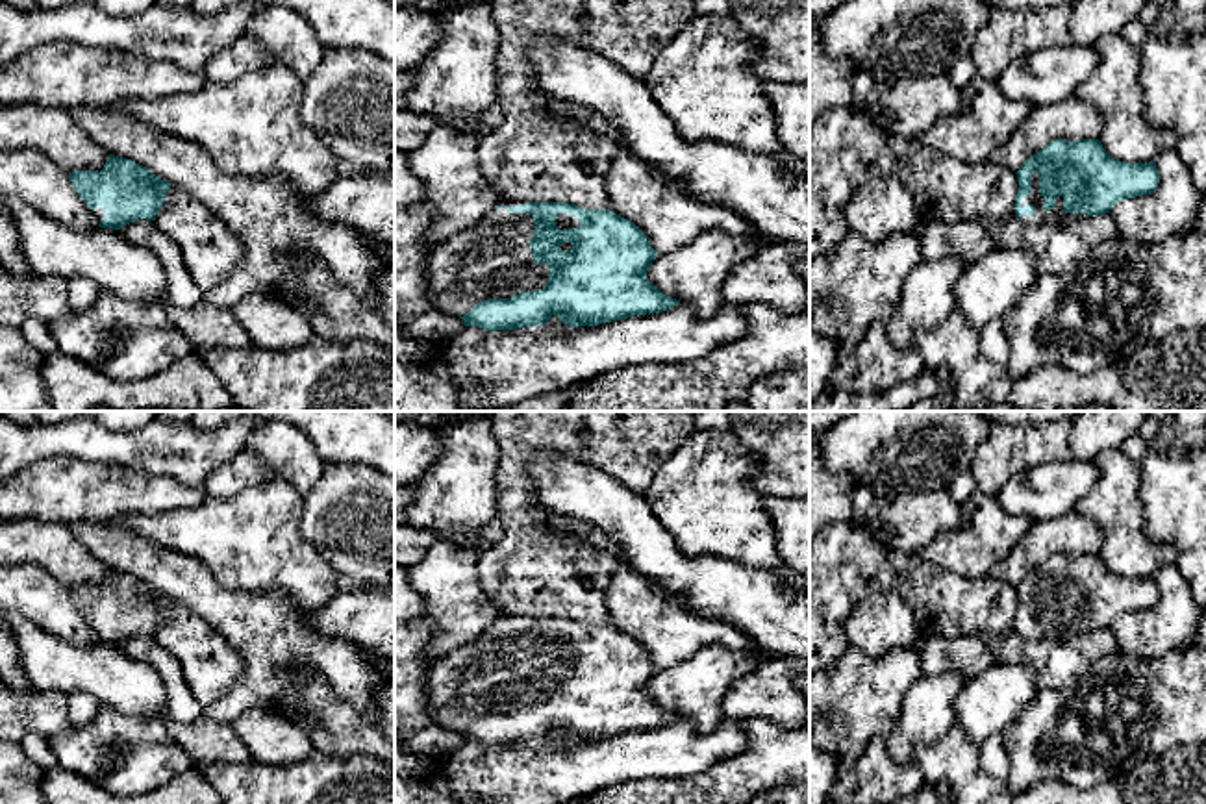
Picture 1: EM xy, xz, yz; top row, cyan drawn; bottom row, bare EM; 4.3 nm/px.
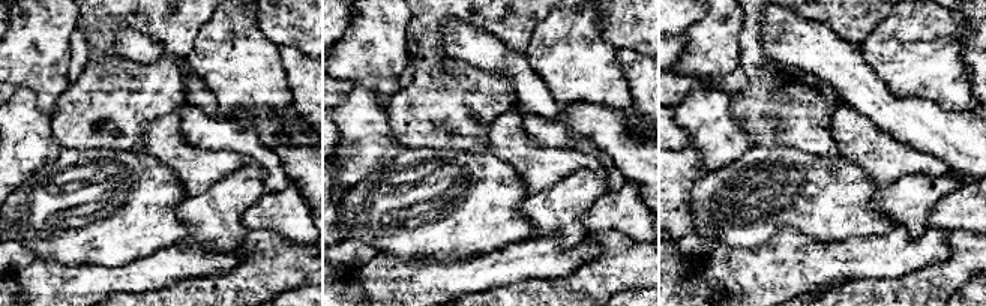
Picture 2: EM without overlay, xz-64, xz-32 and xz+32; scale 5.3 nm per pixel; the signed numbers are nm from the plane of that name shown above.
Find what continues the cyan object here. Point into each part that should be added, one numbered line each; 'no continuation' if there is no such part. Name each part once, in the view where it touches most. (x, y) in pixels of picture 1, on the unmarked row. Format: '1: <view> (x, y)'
1: xz (489, 675)

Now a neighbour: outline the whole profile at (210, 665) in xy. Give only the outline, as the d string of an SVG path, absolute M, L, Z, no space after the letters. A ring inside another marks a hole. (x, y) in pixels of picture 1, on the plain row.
M170 600L154 639L180 661L183 680L202 708L222 698L245 669L230 643L176 600Z

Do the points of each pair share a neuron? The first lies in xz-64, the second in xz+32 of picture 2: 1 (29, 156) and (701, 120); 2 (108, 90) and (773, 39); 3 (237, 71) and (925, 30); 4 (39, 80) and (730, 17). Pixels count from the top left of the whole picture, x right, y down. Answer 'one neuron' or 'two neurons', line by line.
1: one neuron
2: two neurons
3: one neuron
4: one neuron

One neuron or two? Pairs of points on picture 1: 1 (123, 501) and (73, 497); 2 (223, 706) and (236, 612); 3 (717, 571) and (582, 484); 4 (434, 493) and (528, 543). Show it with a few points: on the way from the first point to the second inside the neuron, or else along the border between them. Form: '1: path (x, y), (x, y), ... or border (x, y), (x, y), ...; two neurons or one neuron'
1: path (110, 497), (86, 497); one neuron
2: path (247, 686), (252, 680), (252, 636); one neuron
3: path (684, 571), (675, 571), (615, 512); one neuron
4: border (499, 473), (495, 515); two neurons

